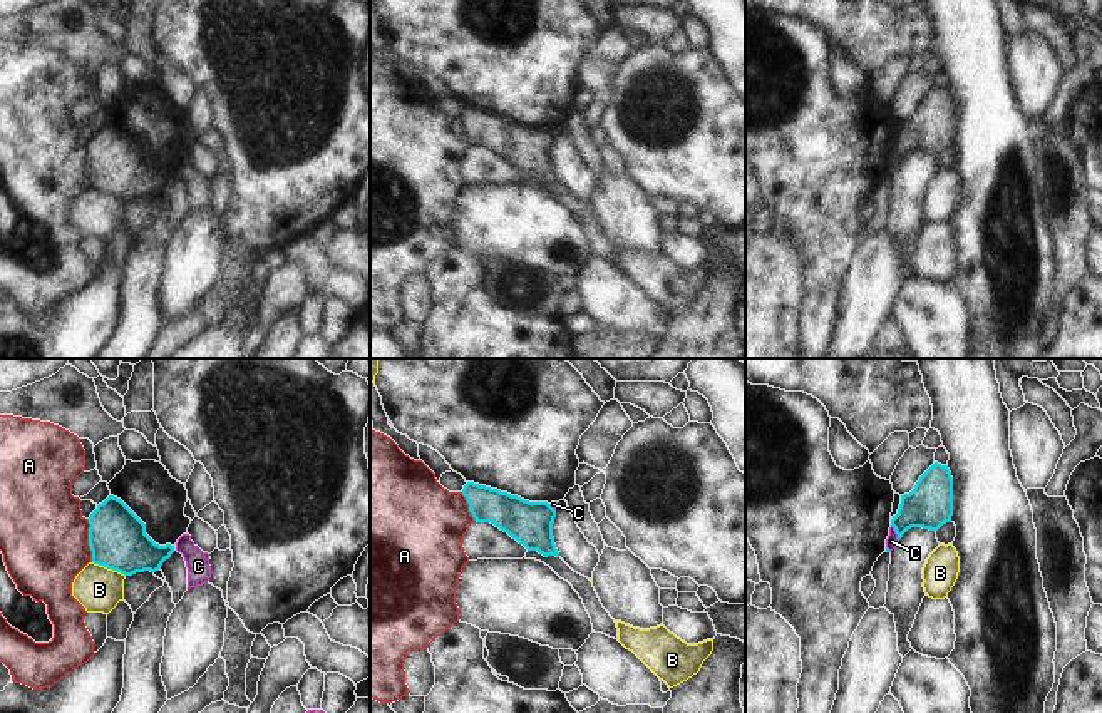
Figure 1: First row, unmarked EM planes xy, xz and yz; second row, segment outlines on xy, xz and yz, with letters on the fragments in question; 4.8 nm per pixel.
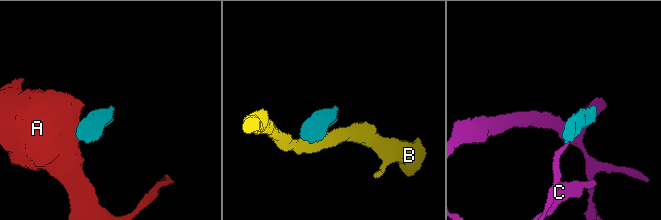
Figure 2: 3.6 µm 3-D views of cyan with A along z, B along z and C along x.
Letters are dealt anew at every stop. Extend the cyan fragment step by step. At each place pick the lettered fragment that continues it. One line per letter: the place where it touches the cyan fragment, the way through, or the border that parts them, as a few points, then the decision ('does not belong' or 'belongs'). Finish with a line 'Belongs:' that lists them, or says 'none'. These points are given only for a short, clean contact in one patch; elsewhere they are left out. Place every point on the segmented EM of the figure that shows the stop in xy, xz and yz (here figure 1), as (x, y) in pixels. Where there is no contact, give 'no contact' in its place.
A: meets cyan in xy at (89, 541); border along xy (87, 519), (92, 561); does not belong
B: meets cyan in xy at (109, 568); border along xy (92, 561), (124, 576); does not belong
C: meets cyan in yz at (896, 533); border along yz (891, 524), (898, 539); does not belong
Belongs: none

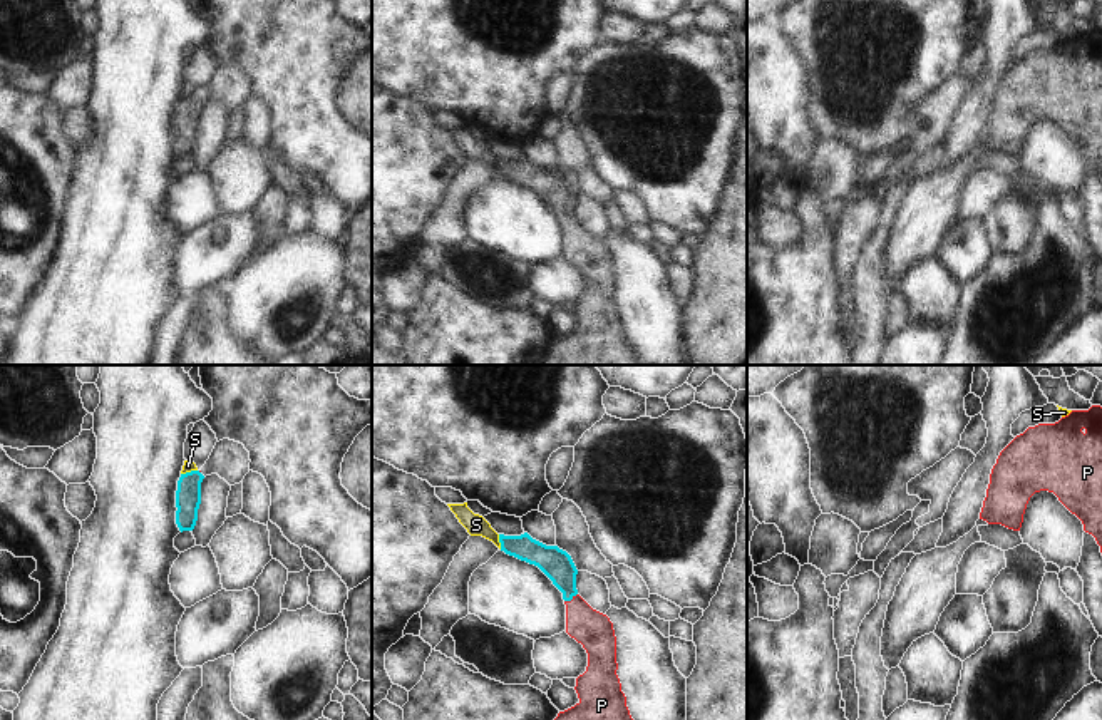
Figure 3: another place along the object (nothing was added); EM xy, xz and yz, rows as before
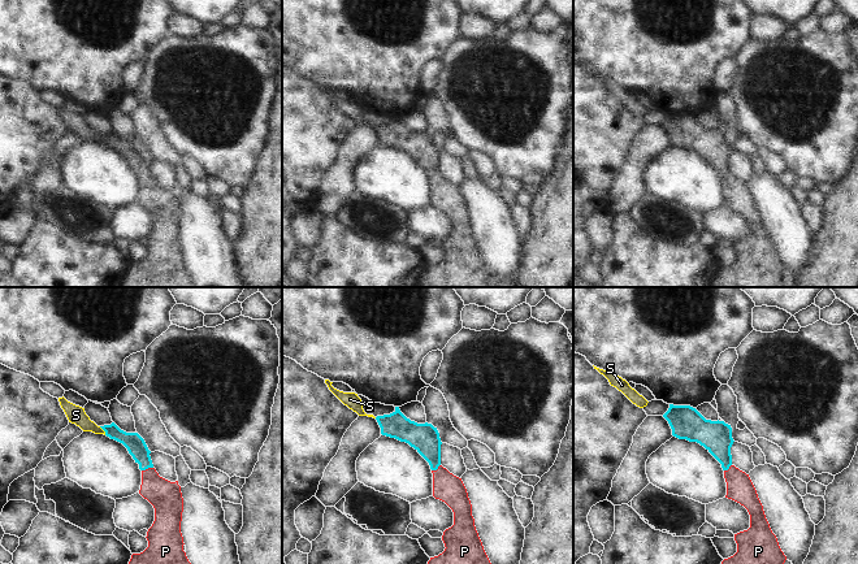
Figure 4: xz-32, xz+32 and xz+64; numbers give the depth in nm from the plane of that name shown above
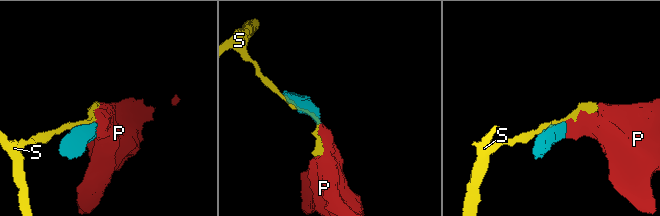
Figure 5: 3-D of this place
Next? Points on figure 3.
P: meets cyan in xz at (570, 600); runs through xz (555, 563), (563, 573), (570, 600), (593, 630); belongs
S: meets cyan in xz at (499, 541); border along xz (498, 534), (501, 548); does not belong
Belongs: P

